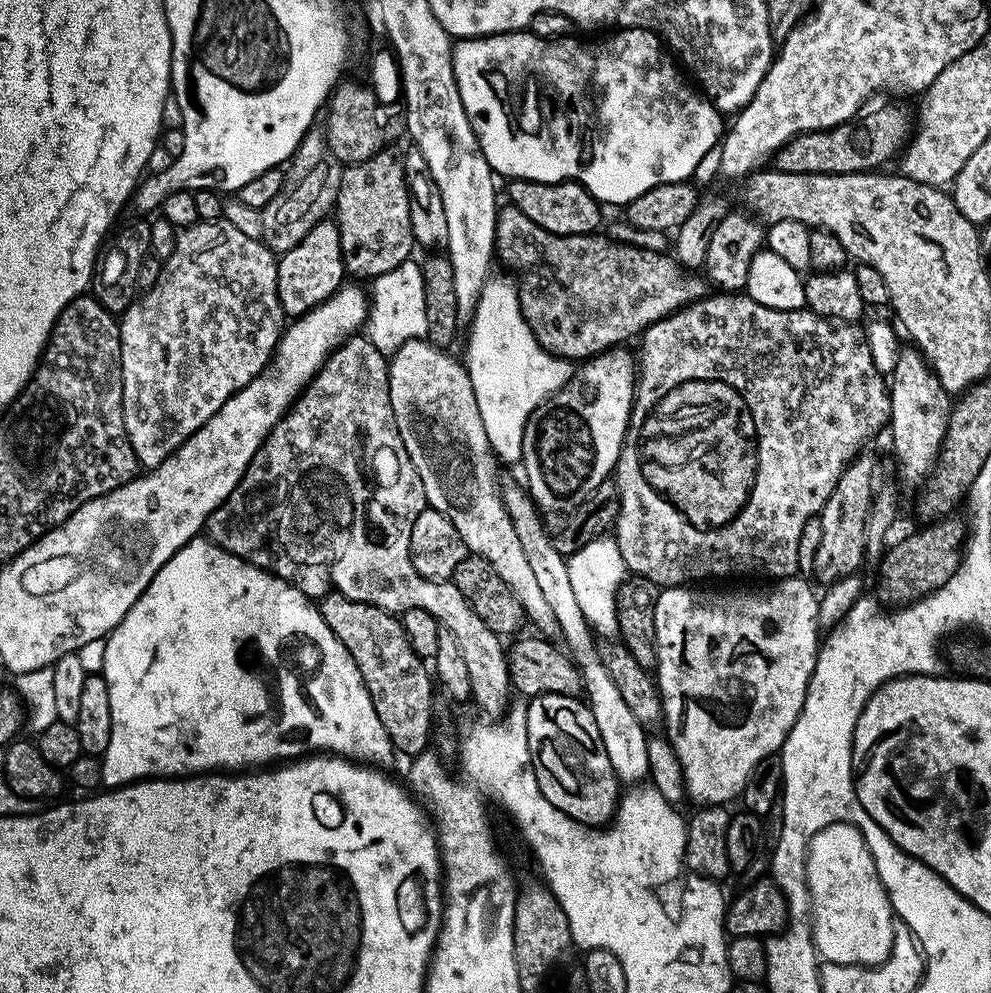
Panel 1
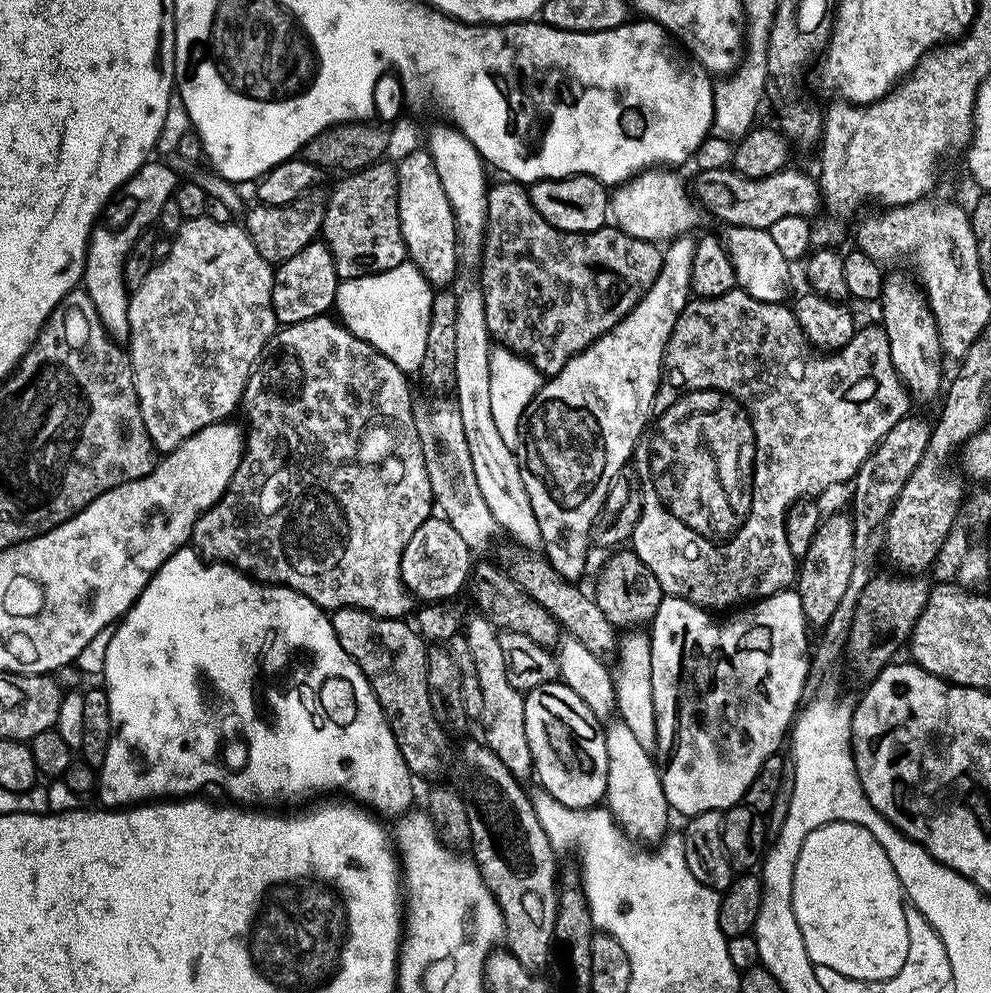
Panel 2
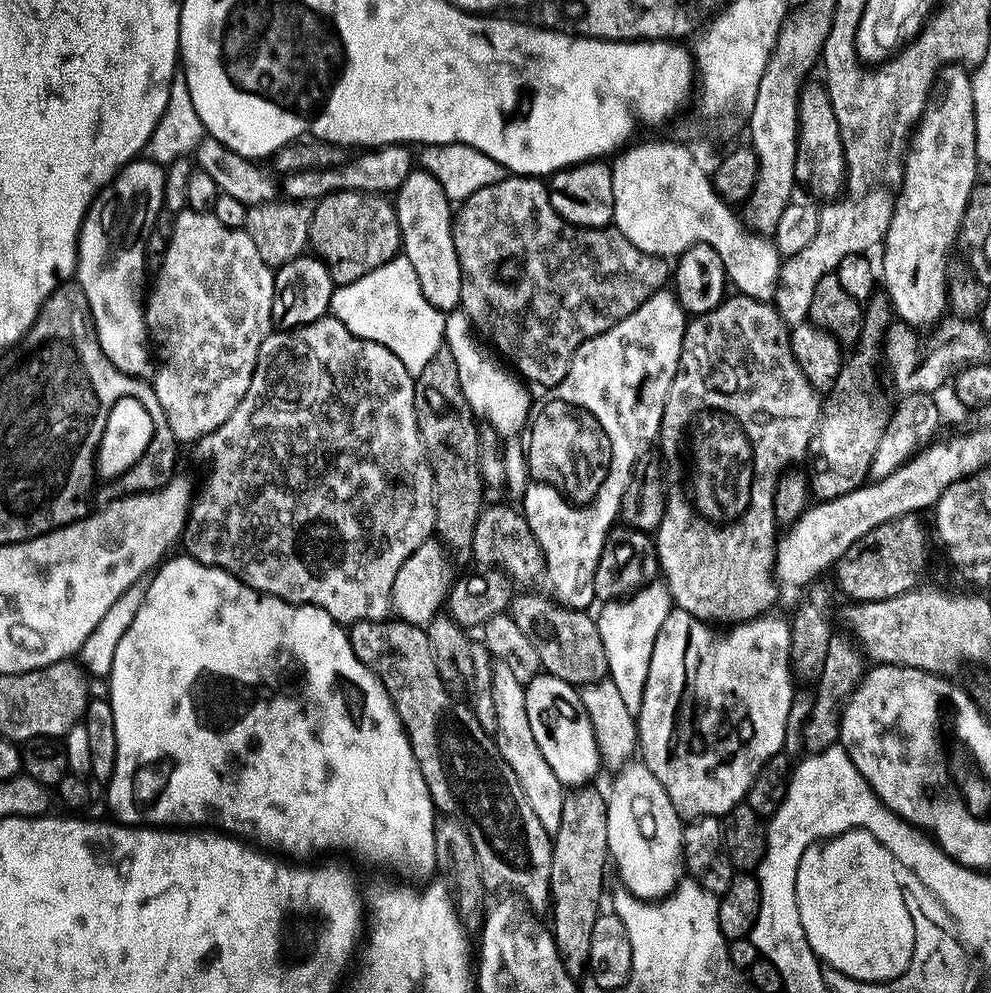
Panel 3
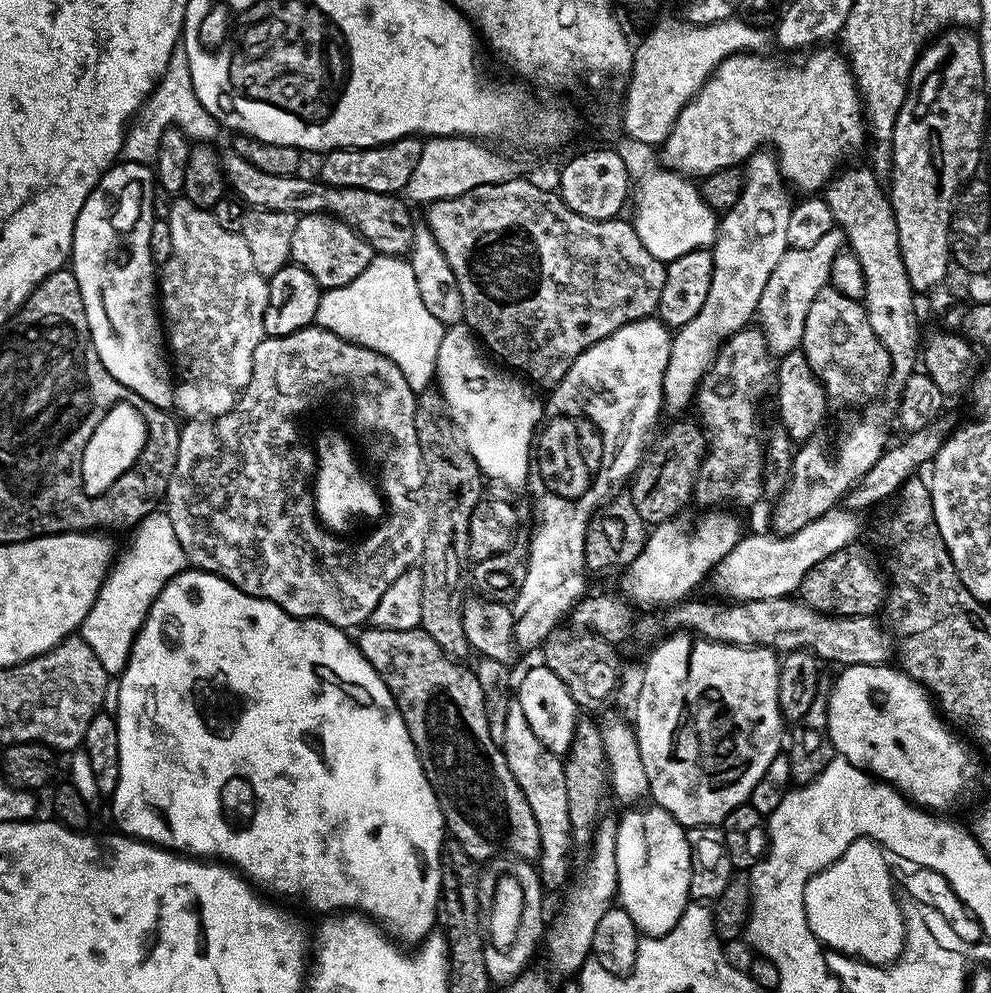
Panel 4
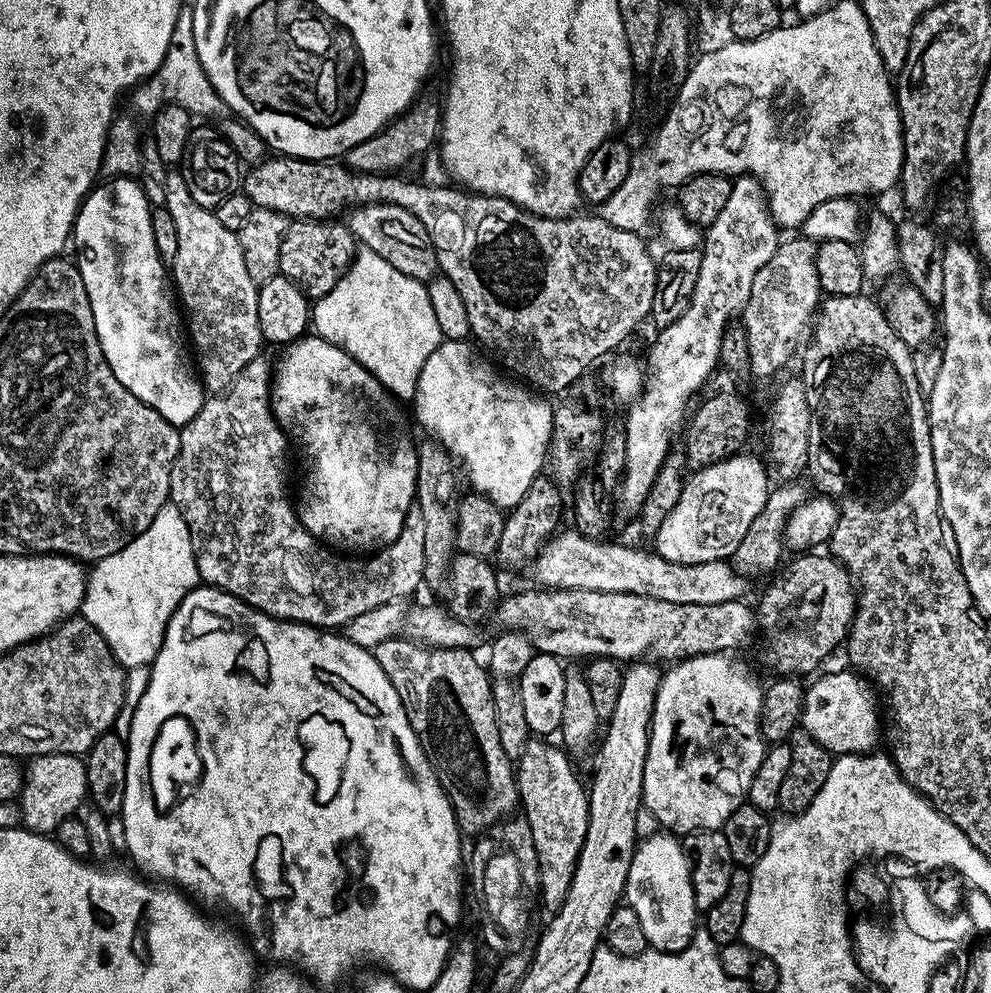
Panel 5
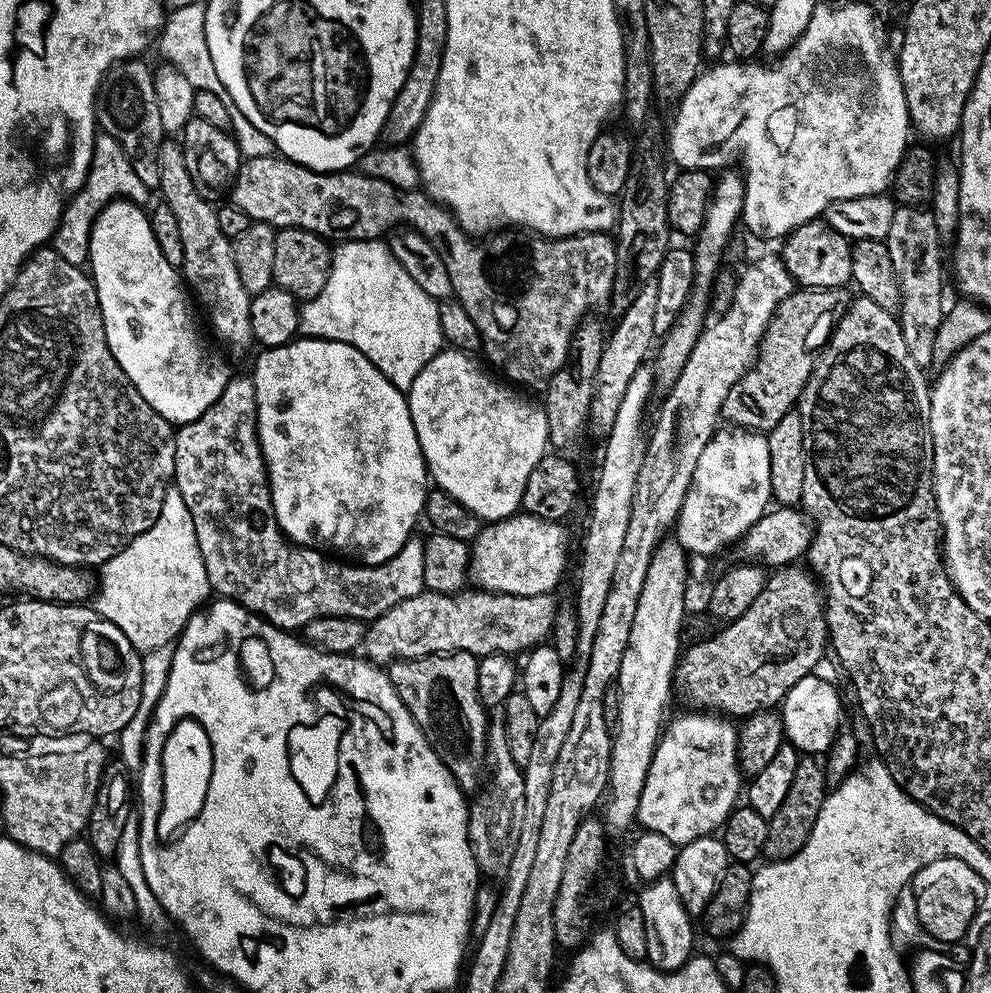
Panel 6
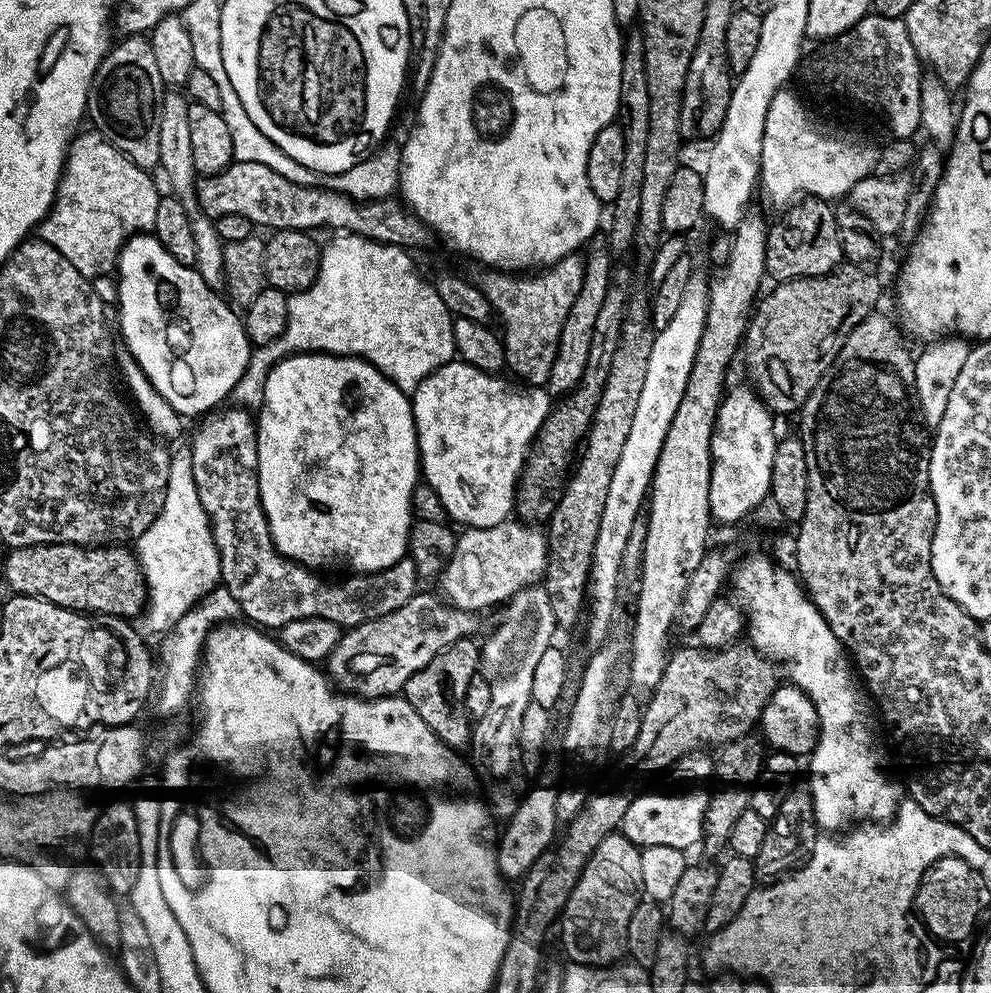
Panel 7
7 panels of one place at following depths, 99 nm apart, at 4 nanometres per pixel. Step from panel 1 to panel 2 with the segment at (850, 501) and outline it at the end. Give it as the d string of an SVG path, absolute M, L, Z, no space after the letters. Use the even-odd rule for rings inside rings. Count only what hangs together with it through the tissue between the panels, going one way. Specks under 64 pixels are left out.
M840 512L834 513L833 516L825 515L808 553L799 565L794 588L802 598L802 614L813 629L826 628L834 610L838 610L838 602L841 601L846 586L849 585L850 572L855 562L854 532L851 515L843 516Z

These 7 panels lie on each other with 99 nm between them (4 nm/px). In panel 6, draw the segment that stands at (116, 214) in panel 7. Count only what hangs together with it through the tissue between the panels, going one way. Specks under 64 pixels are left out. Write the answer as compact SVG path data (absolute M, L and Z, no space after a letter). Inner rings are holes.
M101 131L94 142L94 154L84 184L64 207L64 213L60 215L60 224L56 228L56 235L50 241L51 247L55 248L58 254L62 254L66 262L87 265L90 230L100 211L111 200L121 198L133 200L134 203L144 206L147 205L148 196L150 196L150 189L144 186L135 174L130 158L122 146L110 134Z

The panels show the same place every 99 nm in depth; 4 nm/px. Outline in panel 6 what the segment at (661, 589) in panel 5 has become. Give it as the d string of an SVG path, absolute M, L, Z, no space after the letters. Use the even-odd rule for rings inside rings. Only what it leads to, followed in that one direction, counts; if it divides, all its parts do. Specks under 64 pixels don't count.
M517 514L515 516L507 516L505 520L497 520L489 523L487 526L481 527L480 533L476 535L476 539L470 544L470 576L473 581L477 580L479 587L485 592L501 592L502 594L514 594L515 596L542 596L545 594L555 593L556 587L560 584L560 579L564 576L564 567L568 564L568 536L564 533L565 525L560 522L543 520L537 516L529 516L527 514Z

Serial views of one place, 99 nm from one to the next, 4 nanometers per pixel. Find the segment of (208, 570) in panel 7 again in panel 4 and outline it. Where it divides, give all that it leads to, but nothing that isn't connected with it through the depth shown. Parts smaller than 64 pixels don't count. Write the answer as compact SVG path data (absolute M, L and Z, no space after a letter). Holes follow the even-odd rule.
M163 511L151 512L148 517L140 521L132 534L128 549L125 552L123 549L118 559L109 568L108 577L104 579L104 584L98 590L98 598L94 598L94 606L90 606L90 614L86 614L86 618L78 629L78 634L86 642L86 646L90 646L90 650L94 650L94 655L98 657L98 662L102 662L102 670L106 670L112 678L119 677L128 664L132 644L137 634L140 633L140 627L144 625L148 611L158 598L158 594L179 572L185 571L186 568L182 542L178 542L178 534L174 534L174 526L170 526L170 518Z

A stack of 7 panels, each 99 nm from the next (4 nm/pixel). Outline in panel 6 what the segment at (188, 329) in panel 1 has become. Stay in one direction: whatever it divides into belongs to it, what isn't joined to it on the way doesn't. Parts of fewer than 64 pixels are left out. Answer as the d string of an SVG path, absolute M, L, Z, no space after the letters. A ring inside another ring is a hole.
M165 139L158 154L158 169L161 182L158 189L163 203L168 204L178 220L179 233L182 236L182 249L185 260L182 267L182 280L190 289L191 295L204 307L216 336L224 344L229 344L236 352L244 352L248 344L253 343L250 326L250 302L252 296L242 286L242 278L238 278L238 266L234 266L234 250L232 241L222 234L218 227L216 208L208 205L203 191L190 178L190 170L186 170L186 158L181 145L175 139Z

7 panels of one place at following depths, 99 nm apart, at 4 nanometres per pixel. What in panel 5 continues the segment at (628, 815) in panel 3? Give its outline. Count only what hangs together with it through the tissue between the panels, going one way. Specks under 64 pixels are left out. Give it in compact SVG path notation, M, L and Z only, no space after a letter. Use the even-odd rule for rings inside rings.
M664 830L657 833L657 836L648 836L645 840L643 837L637 843L636 853L632 855L630 870L626 878L624 896L627 907L632 908L634 914L638 914L638 922L642 922L642 931L646 934L649 949L657 952L681 952L692 941L692 935L698 930L690 856L683 843L675 835Z

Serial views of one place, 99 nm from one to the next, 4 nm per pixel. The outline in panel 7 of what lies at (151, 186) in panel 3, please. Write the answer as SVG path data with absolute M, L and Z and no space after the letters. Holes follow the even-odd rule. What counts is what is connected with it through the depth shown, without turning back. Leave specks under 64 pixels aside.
M137 234L132 236L124 243L123 248L120 249L120 254L116 262L115 271L120 272L120 277L116 280L116 300L120 303L120 336L124 339L127 355L135 360L141 370L146 374L146 378L154 386L154 390L158 390L158 394L162 398L166 398L166 402L170 407L181 416L181 418L188 418L188 416L196 416L199 412L208 414L217 406L223 405L224 399L231 397L236 391L238 382L242 378L242 374L246 370L246 366L252 357L252 349L254 347L251 340L248 339L246 330L244 329L244 321L241 313L217 289L204 281L196 273L195 267L188 267L182 265L181 262L176 261L156 240L152 234Z

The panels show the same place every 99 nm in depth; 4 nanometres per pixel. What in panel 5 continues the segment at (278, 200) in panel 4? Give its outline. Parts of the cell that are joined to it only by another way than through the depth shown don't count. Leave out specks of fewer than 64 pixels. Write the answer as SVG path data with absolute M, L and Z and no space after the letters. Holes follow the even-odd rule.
M362 204L359 208L351 209L347 213L346 223L352 235L363 247L374 250L374 254L378 254L384 261L390 262L390 266L394 266L394 270L402 270L402 274L406 274L406 278L427 282L437 275L436 251L430 242L430 234L426 234L426 226L422 226L422 222L418 222L418 218L414 218L414 214L410 214L410 210L402 210L402 206L397 204Z

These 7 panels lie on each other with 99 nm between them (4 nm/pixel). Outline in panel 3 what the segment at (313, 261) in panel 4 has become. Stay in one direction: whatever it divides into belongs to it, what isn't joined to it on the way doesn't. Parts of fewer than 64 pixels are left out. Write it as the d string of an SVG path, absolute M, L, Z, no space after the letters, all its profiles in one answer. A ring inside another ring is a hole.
M335 192L315 201L310 218L310 234L308 243L311 251L330 270L333 285L349 284L370 270L378 270L386 262L390 262L402 252L400 227L396 217L396 205L387 195L375 192Z

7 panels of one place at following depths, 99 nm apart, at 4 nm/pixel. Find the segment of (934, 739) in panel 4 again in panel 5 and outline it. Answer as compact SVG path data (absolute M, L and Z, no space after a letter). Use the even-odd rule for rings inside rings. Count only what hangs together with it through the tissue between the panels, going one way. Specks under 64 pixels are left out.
M847 671L832 672L829 676L817 675L817 680L807 685L804 707L800 709L800 724L803 731L809 732L827 752L868 754L875 749L872 747L876 739L882 736L880 716L876 713L878 700L871 687L864 688L865 681L855 671Z

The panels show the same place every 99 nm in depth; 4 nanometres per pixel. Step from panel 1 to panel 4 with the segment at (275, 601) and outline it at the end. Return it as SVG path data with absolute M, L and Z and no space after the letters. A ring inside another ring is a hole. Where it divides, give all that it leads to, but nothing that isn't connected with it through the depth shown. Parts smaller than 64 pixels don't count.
M185 570L179 572L158 594L156 601L152 603L152 608L148 611L144 625L140 627L140 633L137 634L136 640L132 644L132 653L128 655L128 664L124 667L124 671L120 673L118 683L120 683L120 689L116 692L114 712L116 725L118 726L118 758L120 759L120 765L118 766L118 786L110 797L110 804L112 804L112 816L116 819L117 826L120 827L117 829L123 835L130 836L134 840L142 840L145 844L154 844L157 848L166 848L168 851L177 854L193 858L207 858L212 862L227 862L245 880L251 882L257 889L263 890L272 898L289 896L292 900L305 900L314 911L328 912L324 914L336 914L341 910L363 913L363 915L375 920L388 933L389 937L395 938L405 945L412 944L408 946L419 945L433 935L438 924L440 910L440 887L442 886L440 856L444 852L446 843L444 815L440 809L438 798L434 794L434 790L420 765L420 753L417 752L414 742L406 730L406 722L402 718L402 714L398 710L386 682L382 682L382 678L378 678L374 666L370 666L370 662L366 662L366 658L356 646L355 639L345 629L335 628L335 626L327 624L324 620L291 616L289 612L282 610L274 602L238 590L238 586L226 582L221 576L217 576L215 572Z

